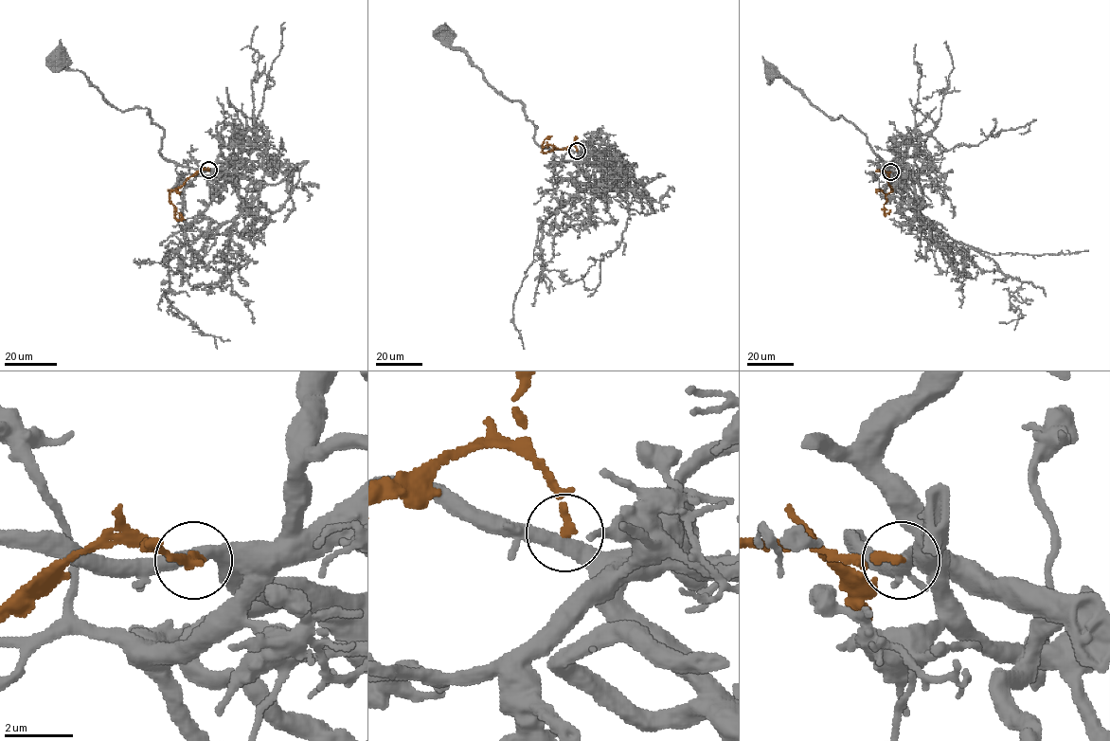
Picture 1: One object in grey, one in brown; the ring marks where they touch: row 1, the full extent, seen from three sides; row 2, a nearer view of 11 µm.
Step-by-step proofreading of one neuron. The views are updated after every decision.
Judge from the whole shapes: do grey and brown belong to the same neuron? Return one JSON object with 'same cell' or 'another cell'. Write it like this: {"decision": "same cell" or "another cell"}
{"decision": "another cell"}

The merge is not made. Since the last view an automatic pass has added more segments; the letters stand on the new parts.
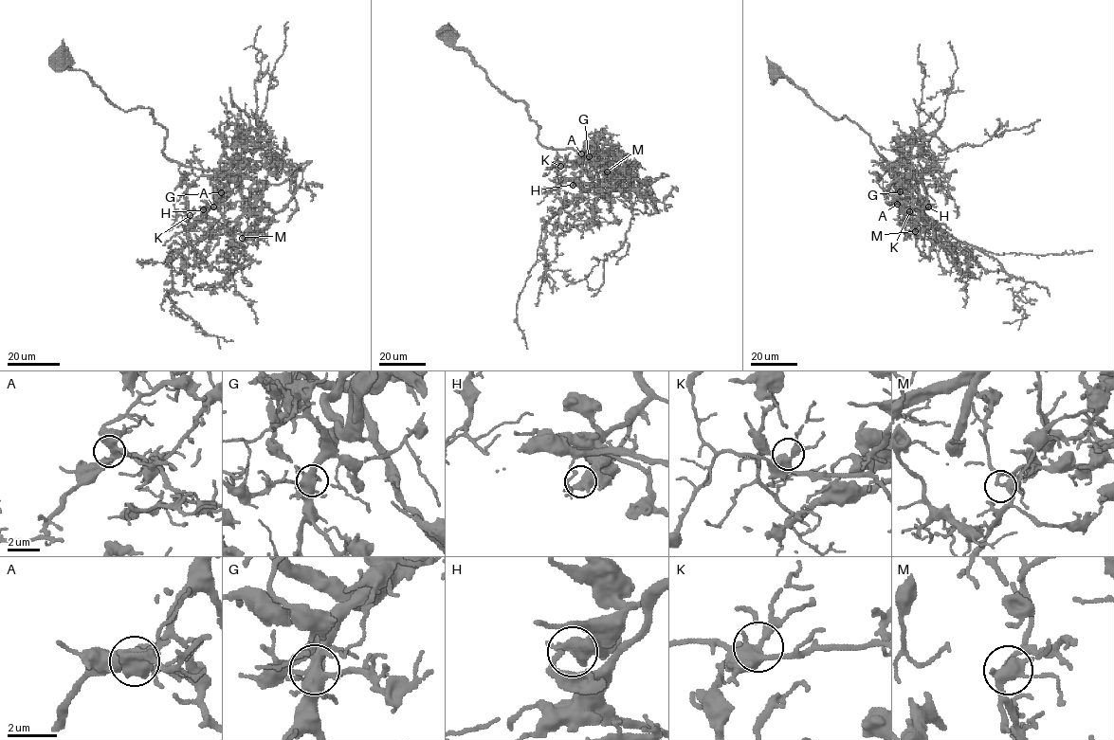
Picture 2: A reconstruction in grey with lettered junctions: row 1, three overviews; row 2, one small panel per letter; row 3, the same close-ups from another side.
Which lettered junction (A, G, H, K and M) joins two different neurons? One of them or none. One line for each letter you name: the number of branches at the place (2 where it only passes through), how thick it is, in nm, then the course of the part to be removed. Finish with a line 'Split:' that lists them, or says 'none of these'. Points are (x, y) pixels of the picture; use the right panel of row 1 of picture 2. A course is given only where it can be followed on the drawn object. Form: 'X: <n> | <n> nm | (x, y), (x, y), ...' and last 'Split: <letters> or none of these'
Split: none of these

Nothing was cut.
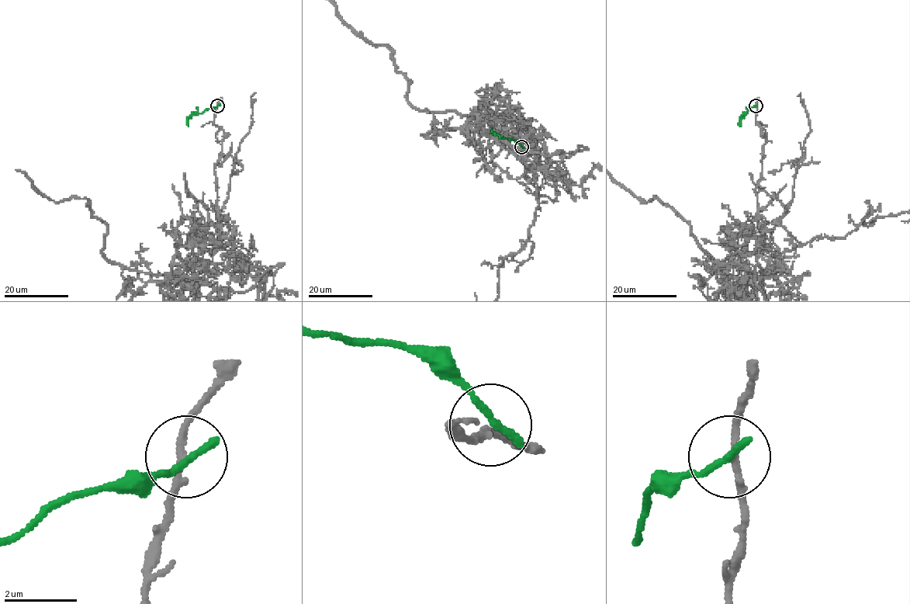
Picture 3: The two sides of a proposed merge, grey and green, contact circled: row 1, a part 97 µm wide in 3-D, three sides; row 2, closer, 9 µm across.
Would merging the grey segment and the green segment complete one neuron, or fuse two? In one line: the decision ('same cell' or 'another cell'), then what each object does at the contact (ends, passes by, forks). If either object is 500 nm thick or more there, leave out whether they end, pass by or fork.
another cell; grey passes by; green ends there

